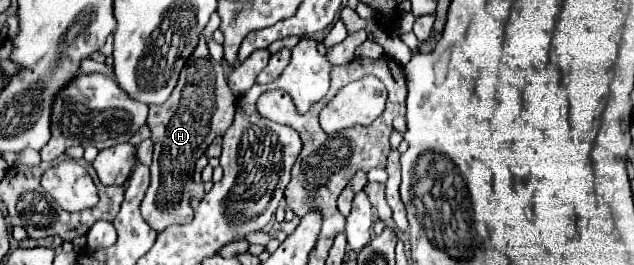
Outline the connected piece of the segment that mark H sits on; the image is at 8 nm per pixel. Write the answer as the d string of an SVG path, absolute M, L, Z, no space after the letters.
M201 37L197 49L183 67L171 97L163 105L149 107L147 125L153 131L151 139L155 143L155 151L151 163L151 185L141 201L141 215L149 227L163 231L169 225L183 225L193 219L191 185L195 161L217 135L223 135L233 125L233 117L235 95L227 87L223 65L211 59L207 43Z

